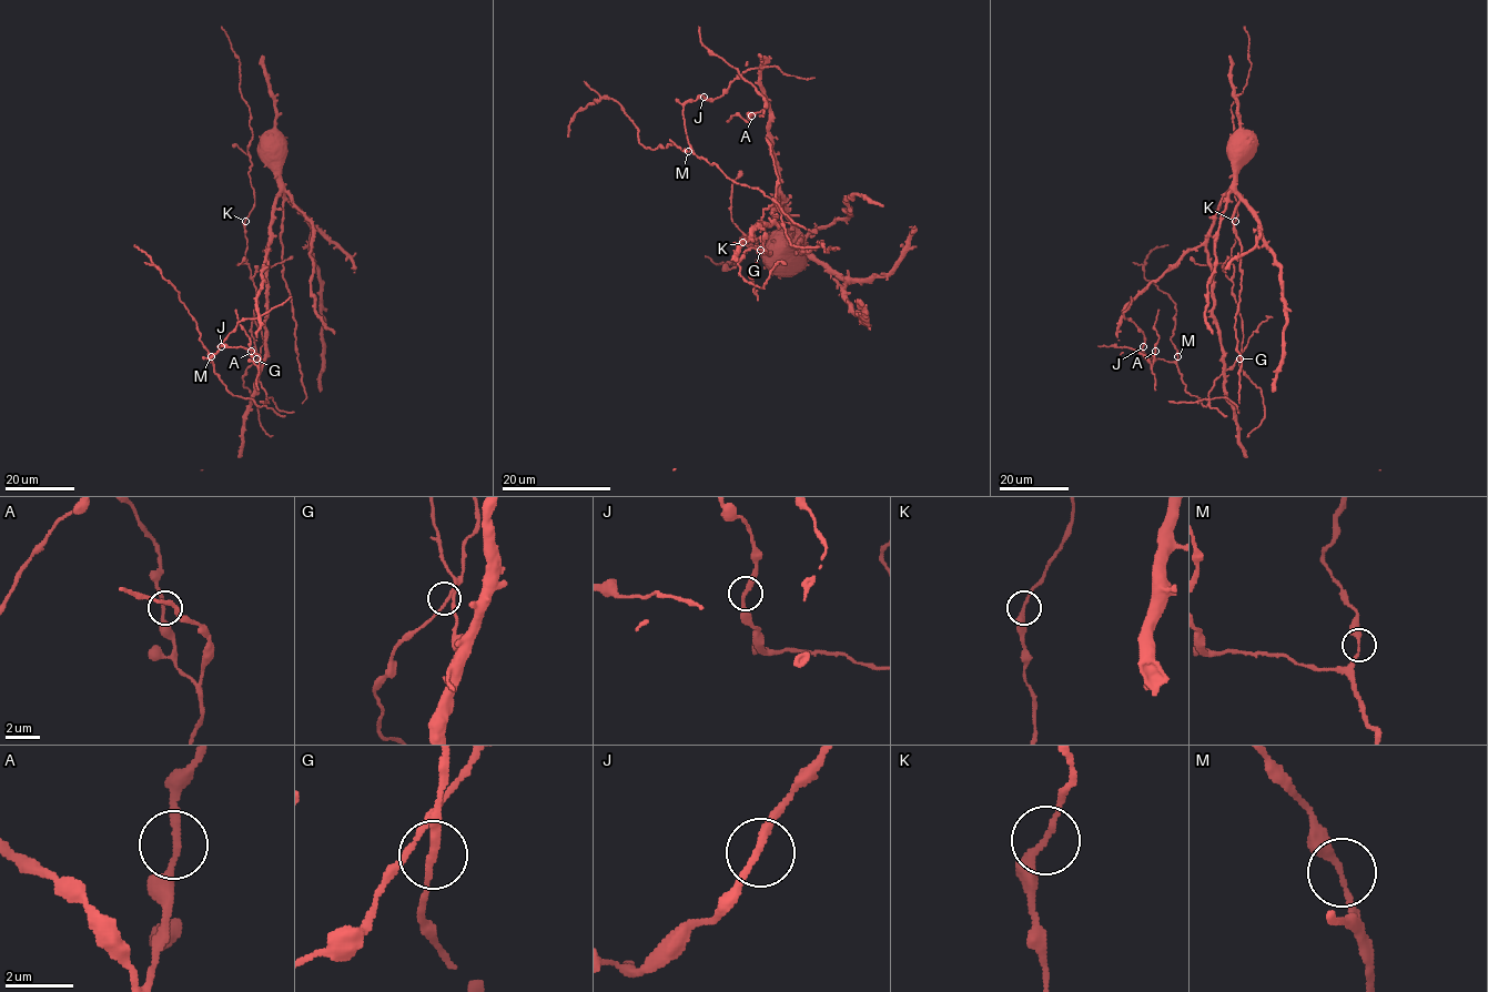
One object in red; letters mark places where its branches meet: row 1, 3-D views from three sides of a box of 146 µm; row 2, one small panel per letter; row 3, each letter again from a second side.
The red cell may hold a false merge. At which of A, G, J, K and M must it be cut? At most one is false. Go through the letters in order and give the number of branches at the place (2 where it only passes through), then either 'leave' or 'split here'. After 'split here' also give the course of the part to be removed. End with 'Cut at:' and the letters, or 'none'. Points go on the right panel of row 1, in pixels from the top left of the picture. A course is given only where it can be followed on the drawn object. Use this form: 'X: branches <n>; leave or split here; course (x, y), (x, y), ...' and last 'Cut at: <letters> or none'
A: branches 2; leave
G: branches 2; leave
J: branches 2; leave
K: branches 2; leave
M: branches 2; leave
Cut at: none

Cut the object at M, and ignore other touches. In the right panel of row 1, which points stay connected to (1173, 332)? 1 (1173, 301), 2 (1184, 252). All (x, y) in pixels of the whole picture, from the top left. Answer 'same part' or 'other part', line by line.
1: same part
2: other part

